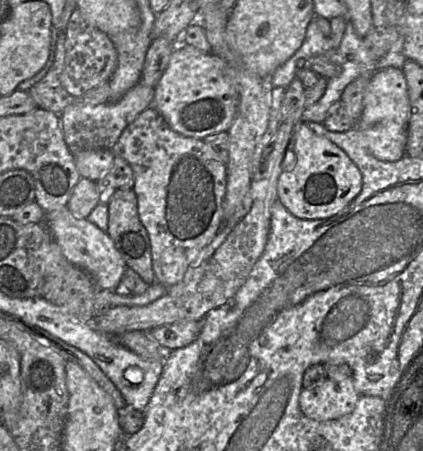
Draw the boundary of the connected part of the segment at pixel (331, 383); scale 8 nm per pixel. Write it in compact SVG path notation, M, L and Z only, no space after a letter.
M352 376L340 381L326 377L313 388L304 388L301 391L299 406L306 417L328 421L350 414L359 398Z

